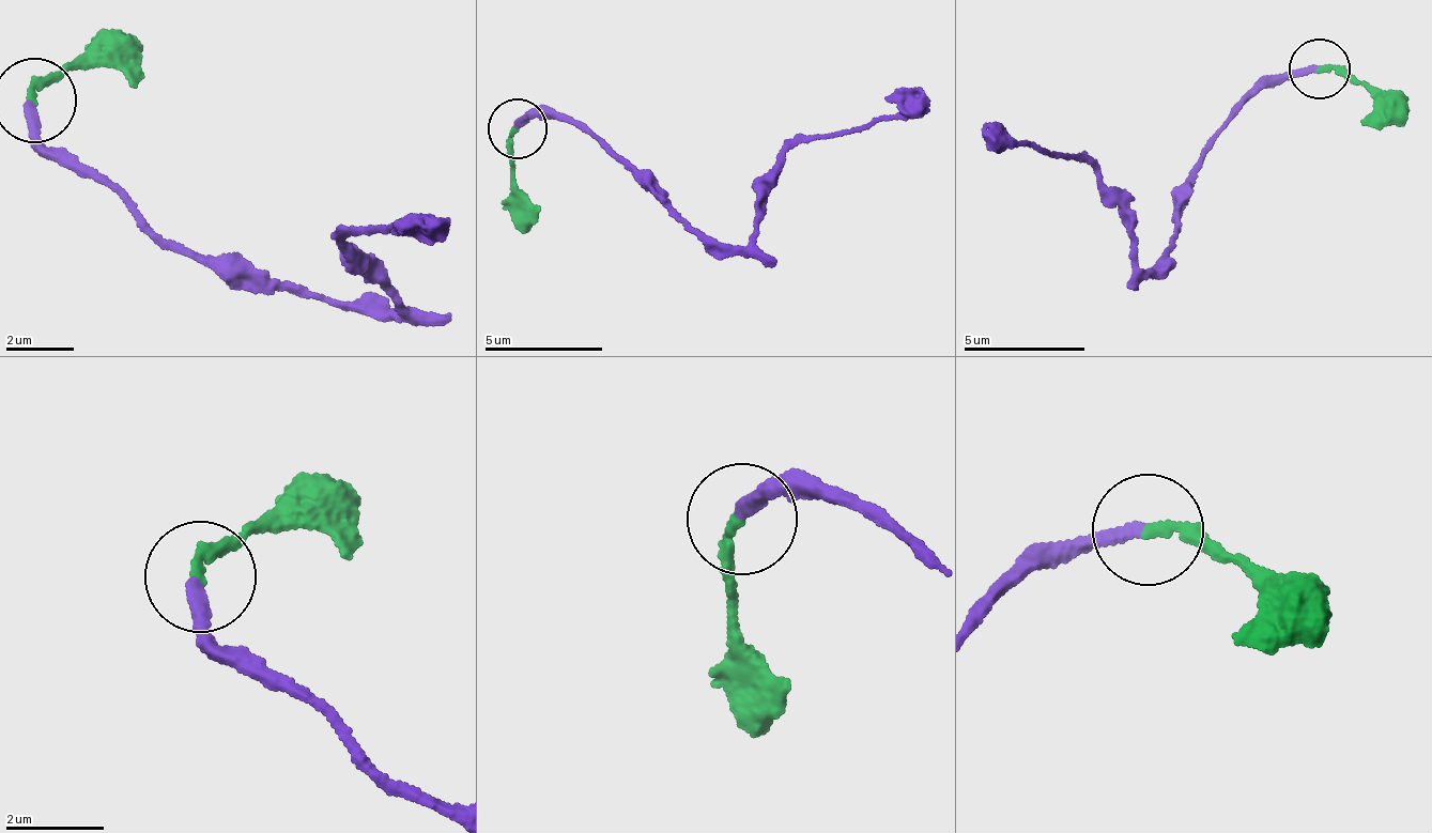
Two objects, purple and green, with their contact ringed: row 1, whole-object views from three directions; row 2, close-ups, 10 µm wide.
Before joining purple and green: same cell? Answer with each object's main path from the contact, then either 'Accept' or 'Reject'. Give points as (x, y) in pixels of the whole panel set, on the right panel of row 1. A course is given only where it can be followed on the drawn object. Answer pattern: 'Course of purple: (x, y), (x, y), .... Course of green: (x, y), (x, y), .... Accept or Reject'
Course of purple: (1315, 67), (1271, 81), (1230, 116), (1174, 194), (1170, 248), (1144, 271), (1128, 215), (1098, 169), (982, 137). Course of green: (1321, 70), (1381, 87), (1395, 99), (1400, 128). Accept

